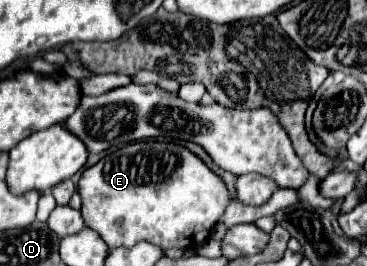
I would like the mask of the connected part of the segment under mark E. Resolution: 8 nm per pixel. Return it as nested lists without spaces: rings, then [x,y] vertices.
[[[139,140],[119,148],[113,154],[101,158],[95,166],[81,174],[79,188],[85,224],[95,230],[109,248],[131,248],[139,240],[147,240],[161,248],[187,248],[203,244],[213,226],[221,220],[225,208],[231,204],[231,194],[221,180],[195,152],[187,150],[183,144],[173,140]]]

